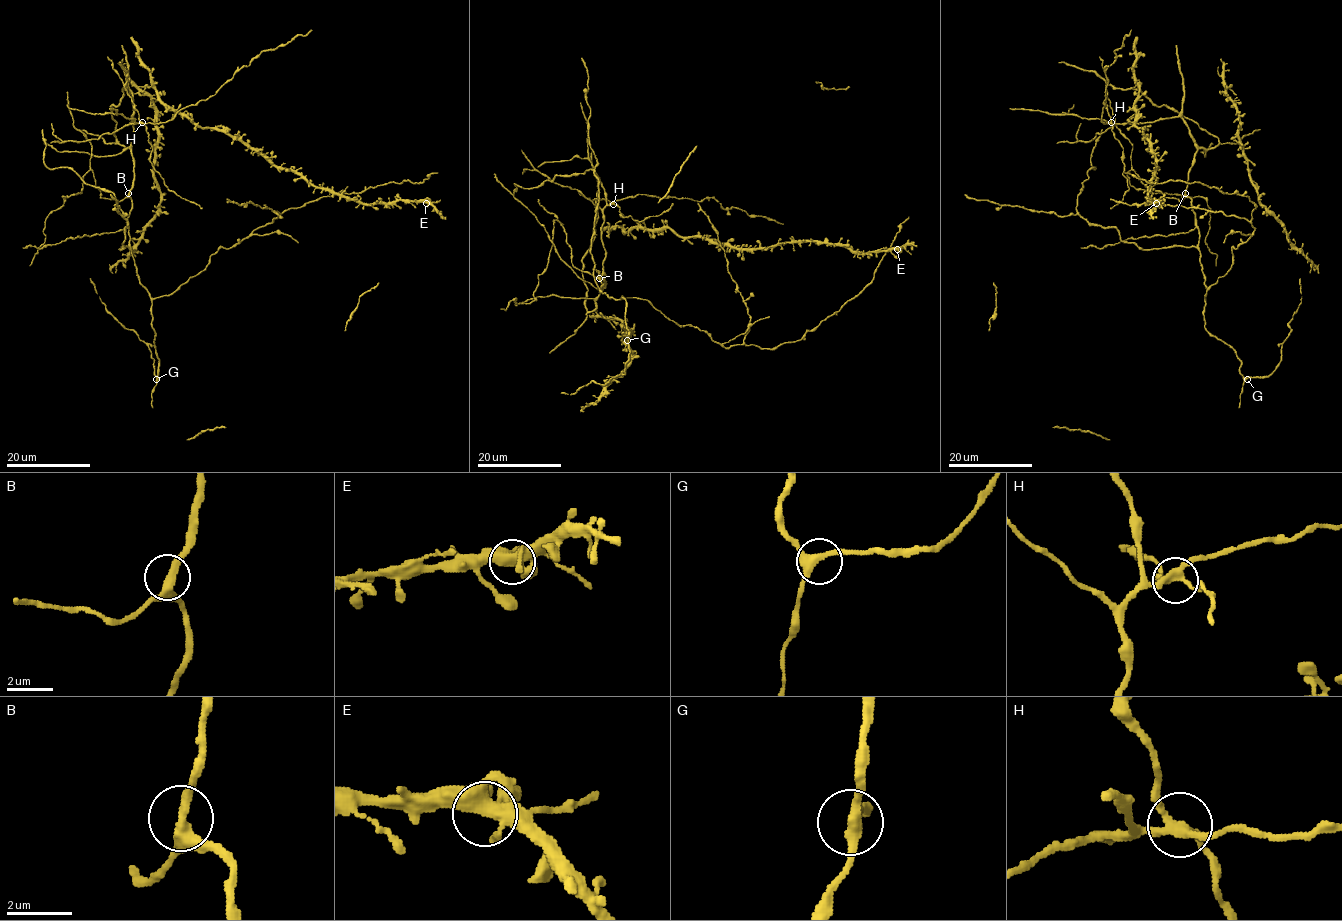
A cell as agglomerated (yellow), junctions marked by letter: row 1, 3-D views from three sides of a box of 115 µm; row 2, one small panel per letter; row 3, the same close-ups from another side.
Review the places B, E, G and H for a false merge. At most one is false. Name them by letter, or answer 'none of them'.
H

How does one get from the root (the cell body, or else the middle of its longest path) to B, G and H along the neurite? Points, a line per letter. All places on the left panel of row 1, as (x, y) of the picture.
B: (232, 247), (220, 247), (202, 271), (172, 293), (151, 298), (140, 282), (129, 243), (128, 193)
G: (232, 247), (220, 247), (196, 275), (172, 293), (152, 300), (151, 327), (159, 360), (156, 379)
H: (232, 247), (220, 247), (172, 293), (150, 297), (137, 273), (127, 225), (131, 117), (131, 124), (142, 122)

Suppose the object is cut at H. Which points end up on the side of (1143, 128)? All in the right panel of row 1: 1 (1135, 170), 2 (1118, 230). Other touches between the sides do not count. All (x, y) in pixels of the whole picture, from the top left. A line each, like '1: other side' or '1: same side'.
1: same side
2: same side

